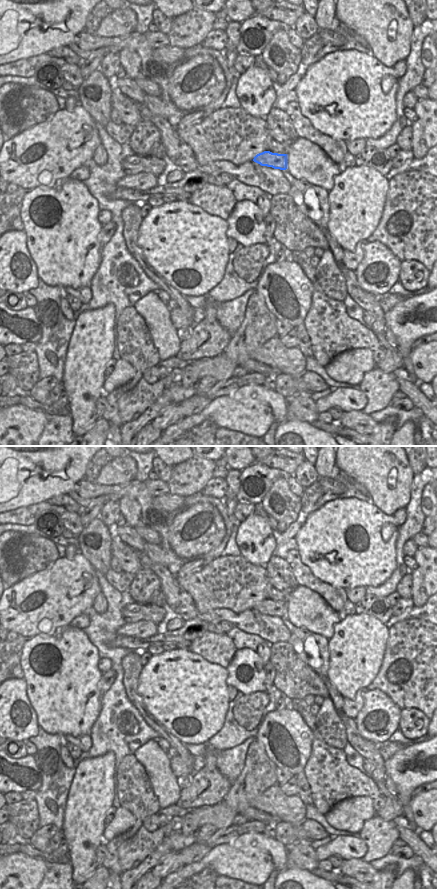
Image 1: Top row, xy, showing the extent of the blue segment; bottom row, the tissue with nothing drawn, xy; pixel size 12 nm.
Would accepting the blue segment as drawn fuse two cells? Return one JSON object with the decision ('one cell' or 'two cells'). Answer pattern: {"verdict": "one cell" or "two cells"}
{"verdict": "two cells"}

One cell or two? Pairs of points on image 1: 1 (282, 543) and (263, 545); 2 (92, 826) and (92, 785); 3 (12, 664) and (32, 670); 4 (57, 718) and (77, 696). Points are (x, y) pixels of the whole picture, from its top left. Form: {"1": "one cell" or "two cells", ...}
{"1": "two cells", "2": "one cell", "3": "two cells", "4": "one cell"}

